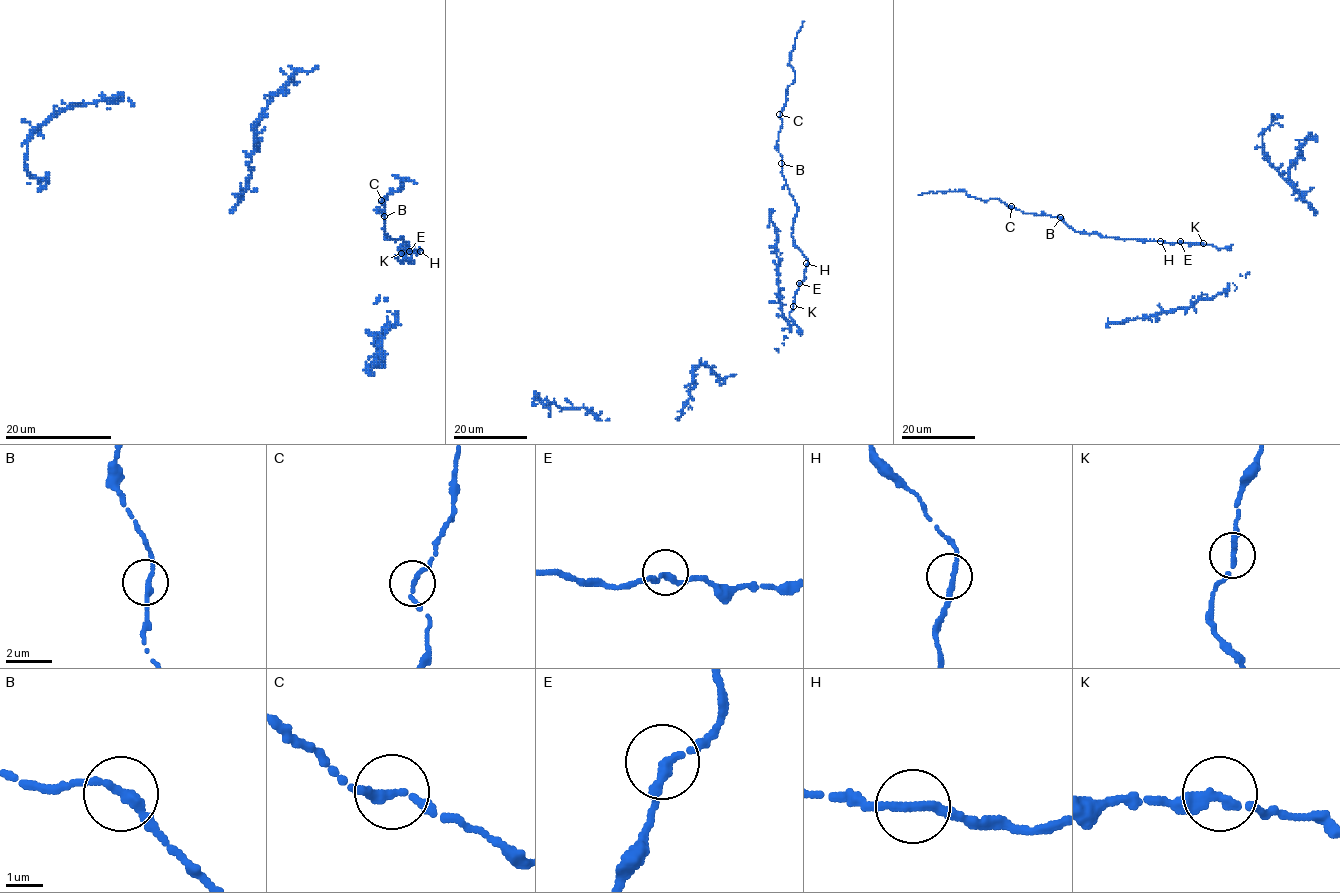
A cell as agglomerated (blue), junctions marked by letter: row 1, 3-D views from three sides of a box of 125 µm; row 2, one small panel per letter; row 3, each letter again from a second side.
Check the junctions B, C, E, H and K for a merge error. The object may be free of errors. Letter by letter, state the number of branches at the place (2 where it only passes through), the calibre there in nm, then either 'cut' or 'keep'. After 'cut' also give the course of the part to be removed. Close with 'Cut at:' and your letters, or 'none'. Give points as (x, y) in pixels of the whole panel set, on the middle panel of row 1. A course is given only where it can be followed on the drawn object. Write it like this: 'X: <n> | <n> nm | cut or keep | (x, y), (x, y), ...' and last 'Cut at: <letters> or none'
B: 2 | 240 nm | keep
C: 2 | 240 nm | keep
E: 2 | 240 nm | keep
H: 2 | 240 nm | keep
K: 2 | 280 nm | keep
Cut at: none

